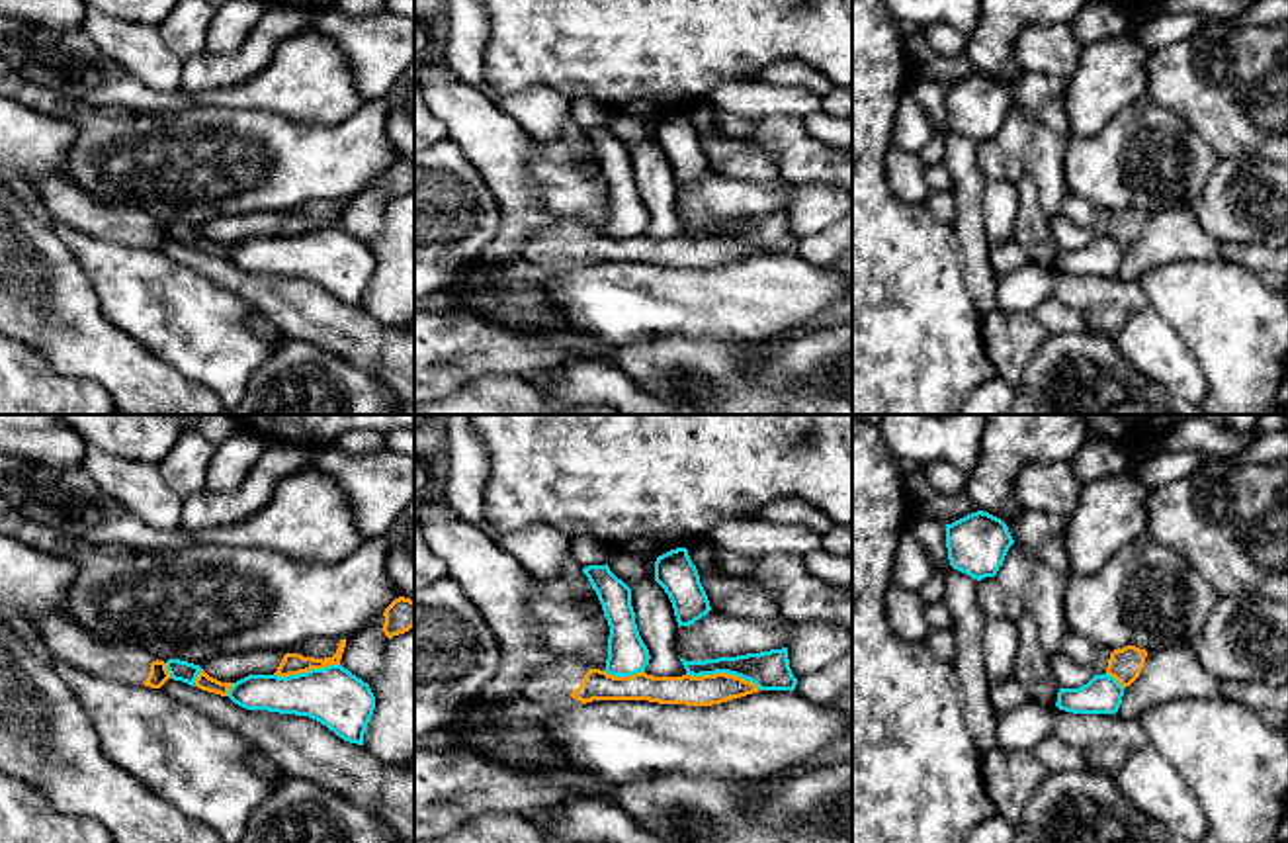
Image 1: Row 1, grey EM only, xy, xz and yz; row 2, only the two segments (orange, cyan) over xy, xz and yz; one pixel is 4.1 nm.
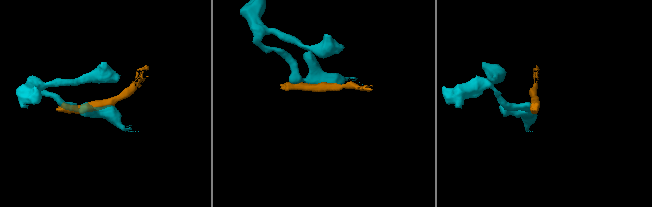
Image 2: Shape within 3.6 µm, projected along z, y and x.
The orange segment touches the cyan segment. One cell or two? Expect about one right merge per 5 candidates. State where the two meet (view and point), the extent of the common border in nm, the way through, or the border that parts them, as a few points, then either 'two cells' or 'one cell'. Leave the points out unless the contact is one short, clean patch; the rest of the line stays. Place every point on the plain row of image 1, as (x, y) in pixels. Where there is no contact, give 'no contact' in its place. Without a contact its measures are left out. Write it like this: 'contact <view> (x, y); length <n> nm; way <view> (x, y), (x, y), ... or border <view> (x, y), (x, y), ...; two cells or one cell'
contact xz (724, 235); length 320 nm; two cells

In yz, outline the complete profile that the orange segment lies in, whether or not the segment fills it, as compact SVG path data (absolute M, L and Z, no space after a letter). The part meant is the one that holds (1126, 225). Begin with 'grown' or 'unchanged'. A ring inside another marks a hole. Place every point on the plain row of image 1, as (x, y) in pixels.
unchanged | M1136 207L1114 211L1110 215L1106 235L1126 250L1139 239L1145 219L1147 213Z

